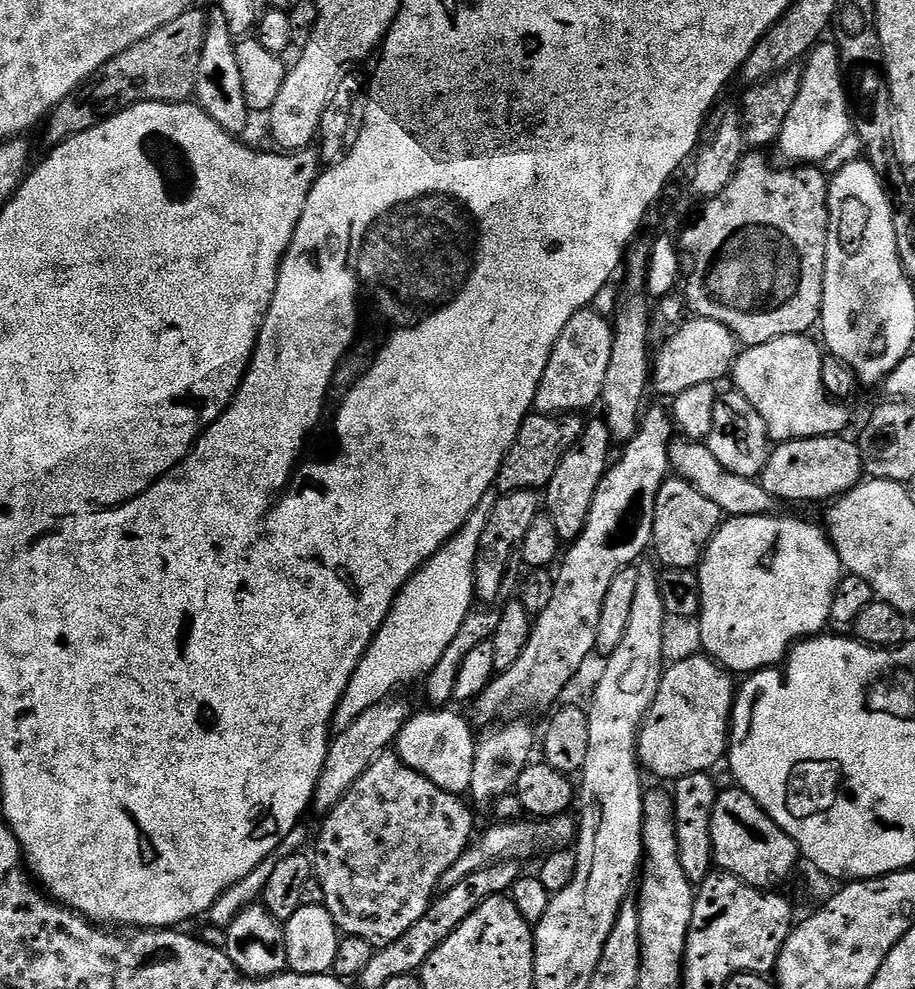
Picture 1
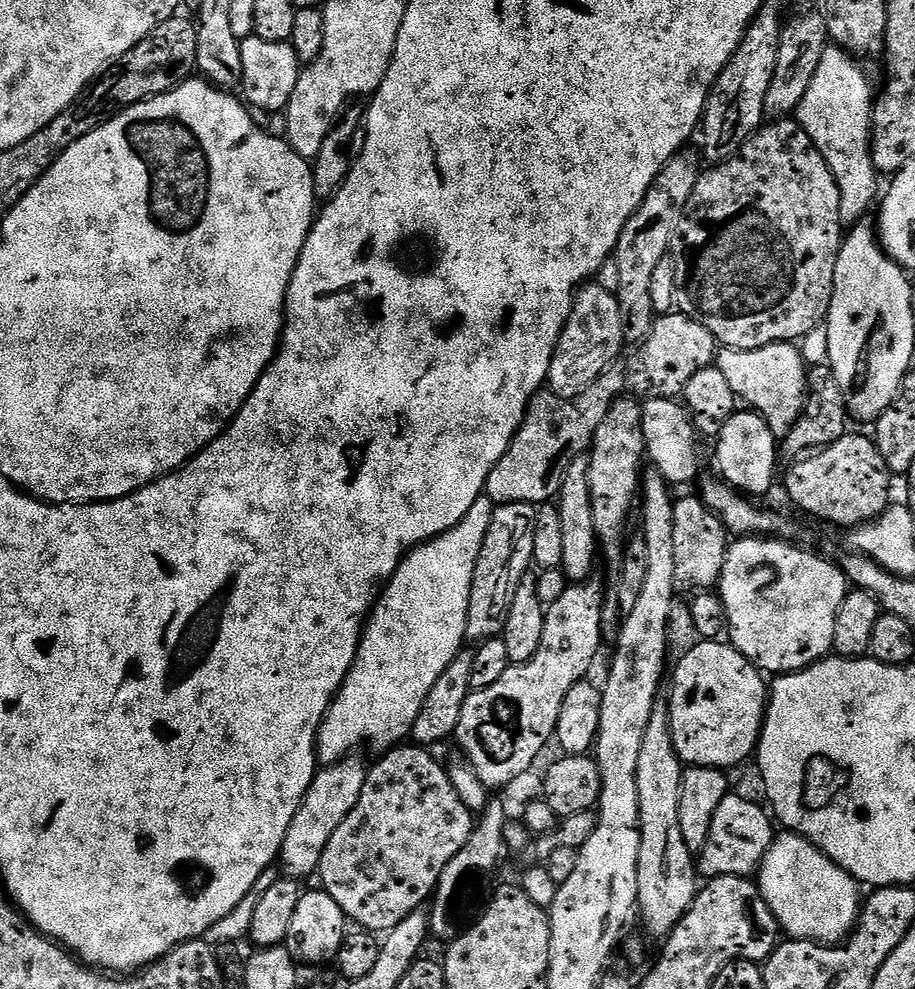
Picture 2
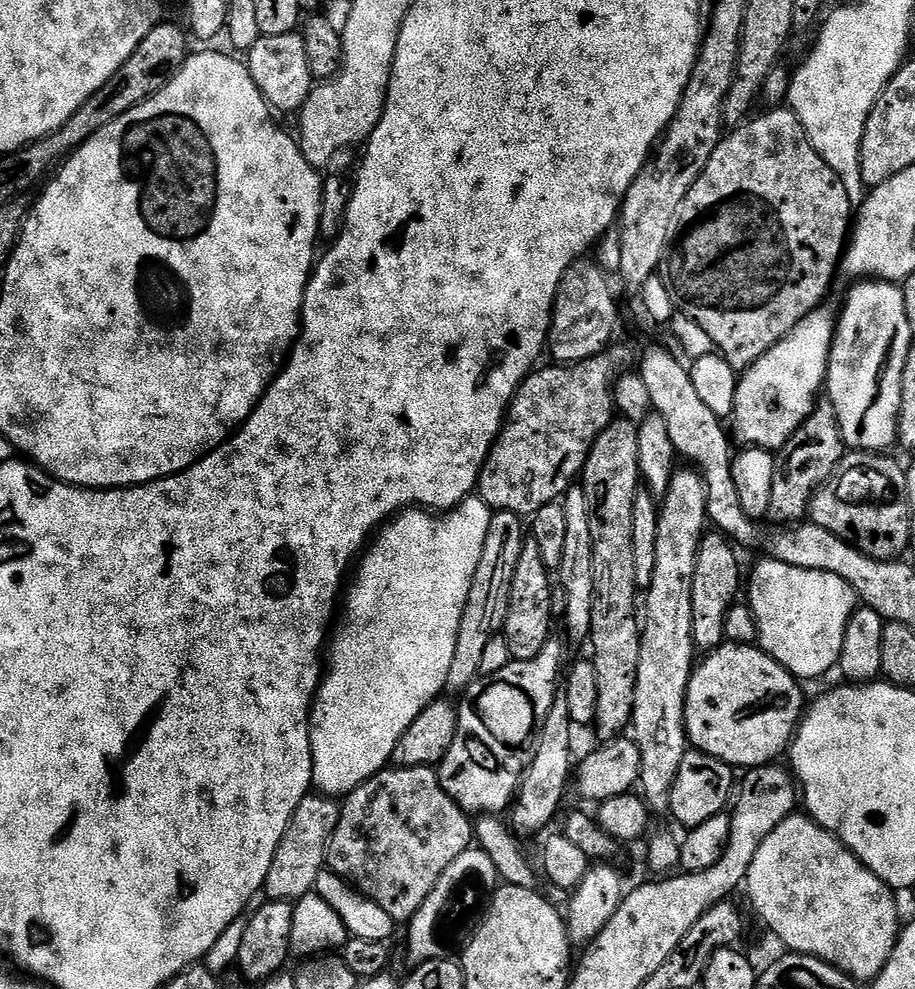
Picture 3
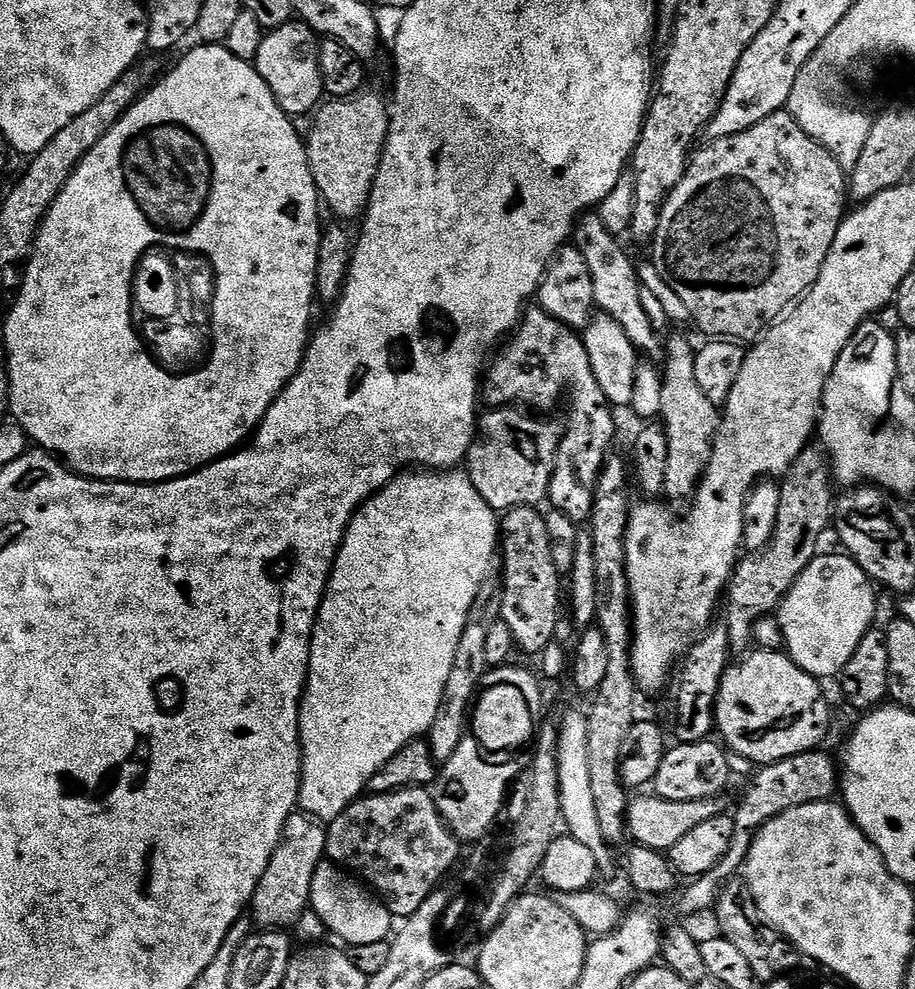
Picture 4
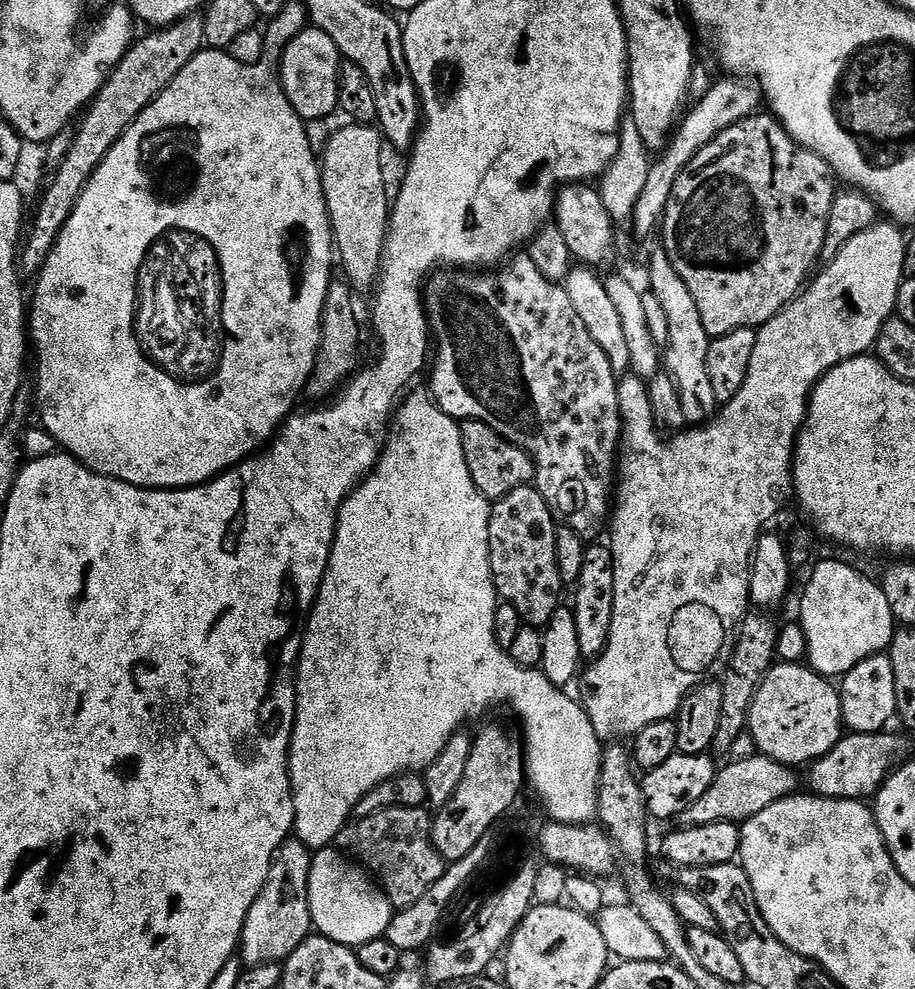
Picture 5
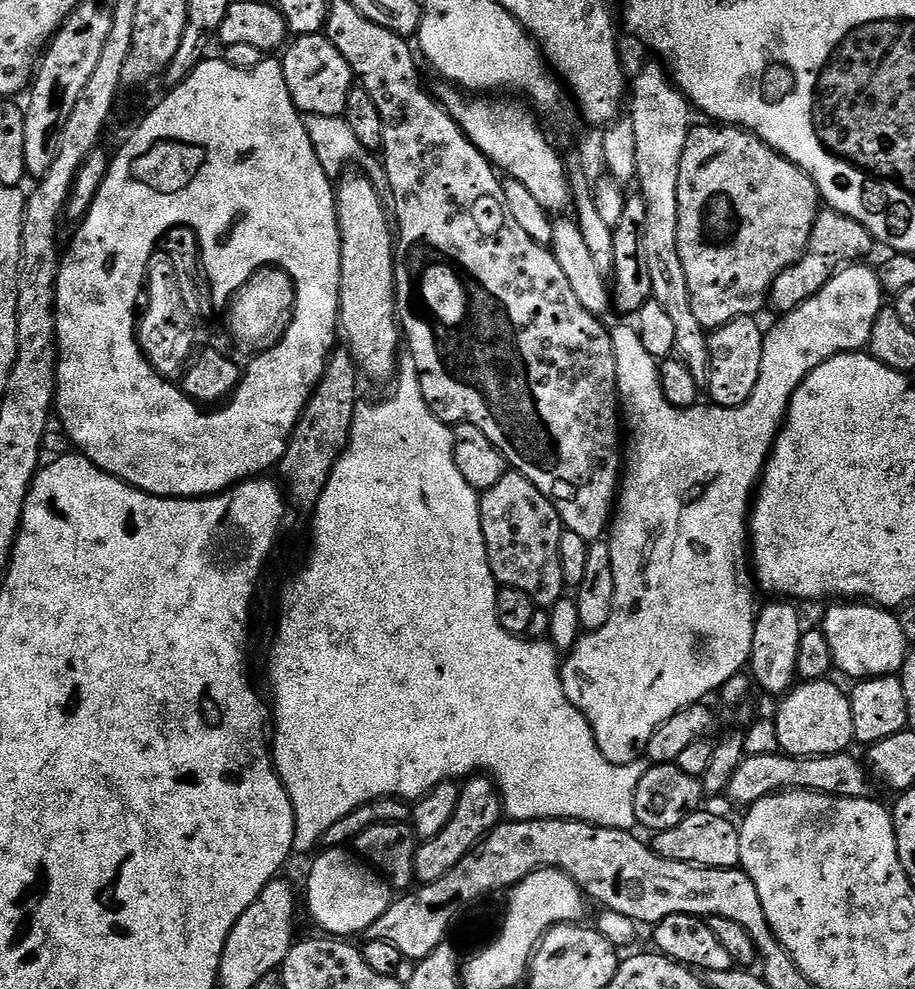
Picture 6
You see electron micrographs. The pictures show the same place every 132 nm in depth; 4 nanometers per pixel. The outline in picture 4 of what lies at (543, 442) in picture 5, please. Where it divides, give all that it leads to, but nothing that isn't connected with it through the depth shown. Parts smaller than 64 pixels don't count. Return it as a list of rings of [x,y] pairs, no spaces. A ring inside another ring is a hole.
[[[532,307],[521,316],[520,323],[516,325],[507,343],[491,357],[482,380],[482,396],[485,401],[489,400],[492,408],[516,405],[535,410],[540,414],[548,414],[544,412],[550,411],[568,392],[568,428],[566,424],[566,431],[560,438],[560,449],[556,455],[556,465],[546,500],[549,505],[552,503],[551,507],[555,511],[566,514],[566,518],[588,522],[592,519],[592,507],[600,472],[613,451],[612,439],[616,436],[616,420],[612,417],[614,409],[608,403],[606,394],[602,394],[602,389],[598,387],[598,378],[594,378],[594,370],[590,370],[590,354],[586,354],[581,333],[558,322],[553,316],[546,314],[543,308]]]

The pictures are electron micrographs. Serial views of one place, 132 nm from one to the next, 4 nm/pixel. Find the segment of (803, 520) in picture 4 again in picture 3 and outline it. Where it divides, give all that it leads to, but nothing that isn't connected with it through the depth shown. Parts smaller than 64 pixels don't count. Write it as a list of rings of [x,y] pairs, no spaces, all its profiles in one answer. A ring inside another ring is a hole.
[[[821,399],[802,426],[798,426],[798,430],[794,430],[790,439],[775,453],[776,469],[770,486],[767,519],[776,526],[801,523],[809,515],[814,494],[834,474],[845,455],[846,445],[838,426],[838,414],[831,400]]]

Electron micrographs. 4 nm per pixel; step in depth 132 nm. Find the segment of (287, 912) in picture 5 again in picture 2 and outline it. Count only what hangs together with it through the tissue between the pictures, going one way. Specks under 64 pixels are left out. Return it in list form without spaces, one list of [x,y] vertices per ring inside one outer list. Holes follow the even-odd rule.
[[[349,754],[337,764],[323,765],[316,777],[310,782],[302,802],[298,806],[298,814],[294,814],[294,822],[290,822],[290,830],[286,830],[286,838],[280,847],[279,867],[284,867],[283,875],[288,878],[305,878],[319,869],[322,854],[326,850],[326,842],[342,826],[342,818],[354,810],[358,802],[358,794],[362,794],[362,786],[366,786],[368,768],[360,754]]]

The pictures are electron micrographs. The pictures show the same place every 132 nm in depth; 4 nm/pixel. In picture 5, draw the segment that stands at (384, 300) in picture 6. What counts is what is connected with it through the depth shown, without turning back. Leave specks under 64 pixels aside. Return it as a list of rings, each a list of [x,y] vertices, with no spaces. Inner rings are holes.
[[[355,122],[345,123],[345,128],[340,128],[331,133],[328,137],[328,145],[324,147],[322,159],[319,161],[320,177],[322,178],[322,186],[324,187],[324,197],[326,198],[326,206],[328,207],[328,217],[332,223],[332,239],[334,241],[334,252],[338,257],[338,264],[344,267],[343,275],[346,277],[353,289],[360,288],[371,289],[375,285],[380,274],[380,258],[384,253],[384,239],[388,233],[388,217],[390,215],[390,192],[388,196],[388,184],[384,181],[384,164],[380,159],[384,156],[384,148],[386,149],[386,141],[379,127],[370,124],[358,124]]]

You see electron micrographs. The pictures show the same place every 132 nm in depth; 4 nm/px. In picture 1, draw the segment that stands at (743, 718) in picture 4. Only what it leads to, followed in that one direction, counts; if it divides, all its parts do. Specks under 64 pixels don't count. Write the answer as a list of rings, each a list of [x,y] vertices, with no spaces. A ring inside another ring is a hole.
[[[707,654],[694,655],[684,661],[669,663],[660,679],[658,694],[654,694],[654,702],[646,714],[640,737],[636,747],[636,755],[640,757],[640,767],[645,773],[653,772],[667,782],[674,782],[686,774],[699,772],[711,773],[725,759],[728,750],[728,733],[732,727],[732,702],[738,691],[734,683],[733,673],[720,667]]]

